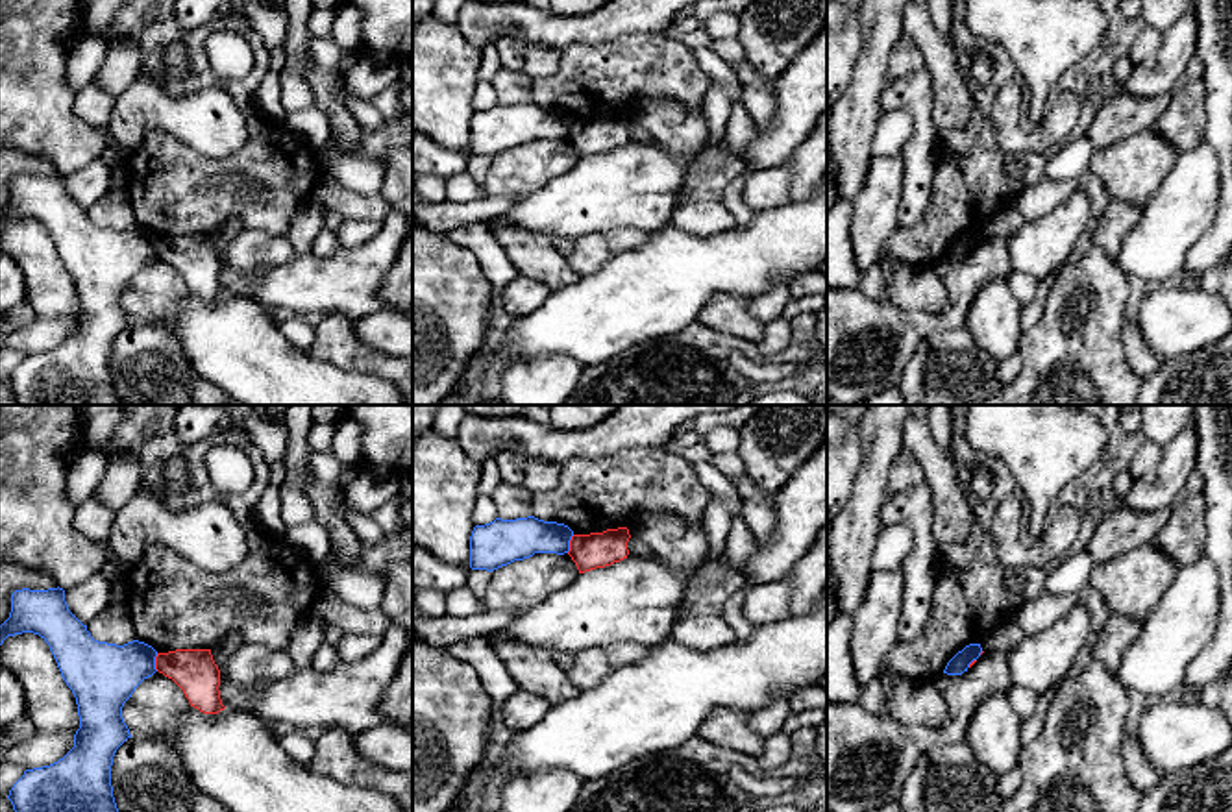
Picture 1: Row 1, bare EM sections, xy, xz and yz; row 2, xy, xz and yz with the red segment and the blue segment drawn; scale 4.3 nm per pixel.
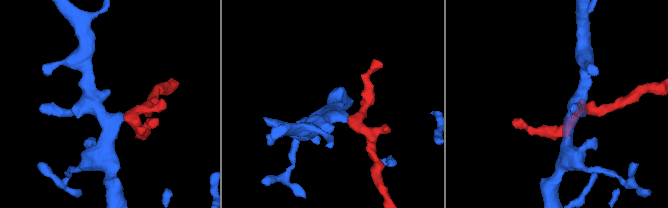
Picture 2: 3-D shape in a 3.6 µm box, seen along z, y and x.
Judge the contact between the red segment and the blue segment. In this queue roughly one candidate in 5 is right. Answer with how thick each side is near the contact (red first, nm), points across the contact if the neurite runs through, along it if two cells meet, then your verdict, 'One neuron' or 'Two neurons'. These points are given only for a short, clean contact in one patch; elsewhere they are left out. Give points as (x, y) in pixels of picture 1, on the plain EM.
Thickness 190 nm (red) against 300 nm. Boundary: xy (158, 239), (156, 256). Two neurons

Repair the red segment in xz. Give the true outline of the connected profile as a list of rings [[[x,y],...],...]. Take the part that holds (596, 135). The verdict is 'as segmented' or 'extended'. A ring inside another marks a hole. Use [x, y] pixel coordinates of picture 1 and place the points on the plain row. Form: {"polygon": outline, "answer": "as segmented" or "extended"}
{"polygon": [[[627,113],[590,120],[573,120],[568,141],[575,148],[579,159],[585,159],[627,144],[629,124],[631,120]]], "answer": "as segmented"}

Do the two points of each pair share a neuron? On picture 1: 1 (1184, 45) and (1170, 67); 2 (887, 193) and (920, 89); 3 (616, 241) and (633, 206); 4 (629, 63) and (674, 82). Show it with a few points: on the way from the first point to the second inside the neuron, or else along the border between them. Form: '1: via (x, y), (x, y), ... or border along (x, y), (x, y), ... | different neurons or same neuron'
1: via (1179, 50), (1170, 61) | same neuron
2: border along (901, 158), (903, 189), (899, 202) | different neurons
3: border along (646, 232), (618, 228), (581, 237) | different neurons
4: via (640, 73), (644, 76), (663, 76) | same neuron

